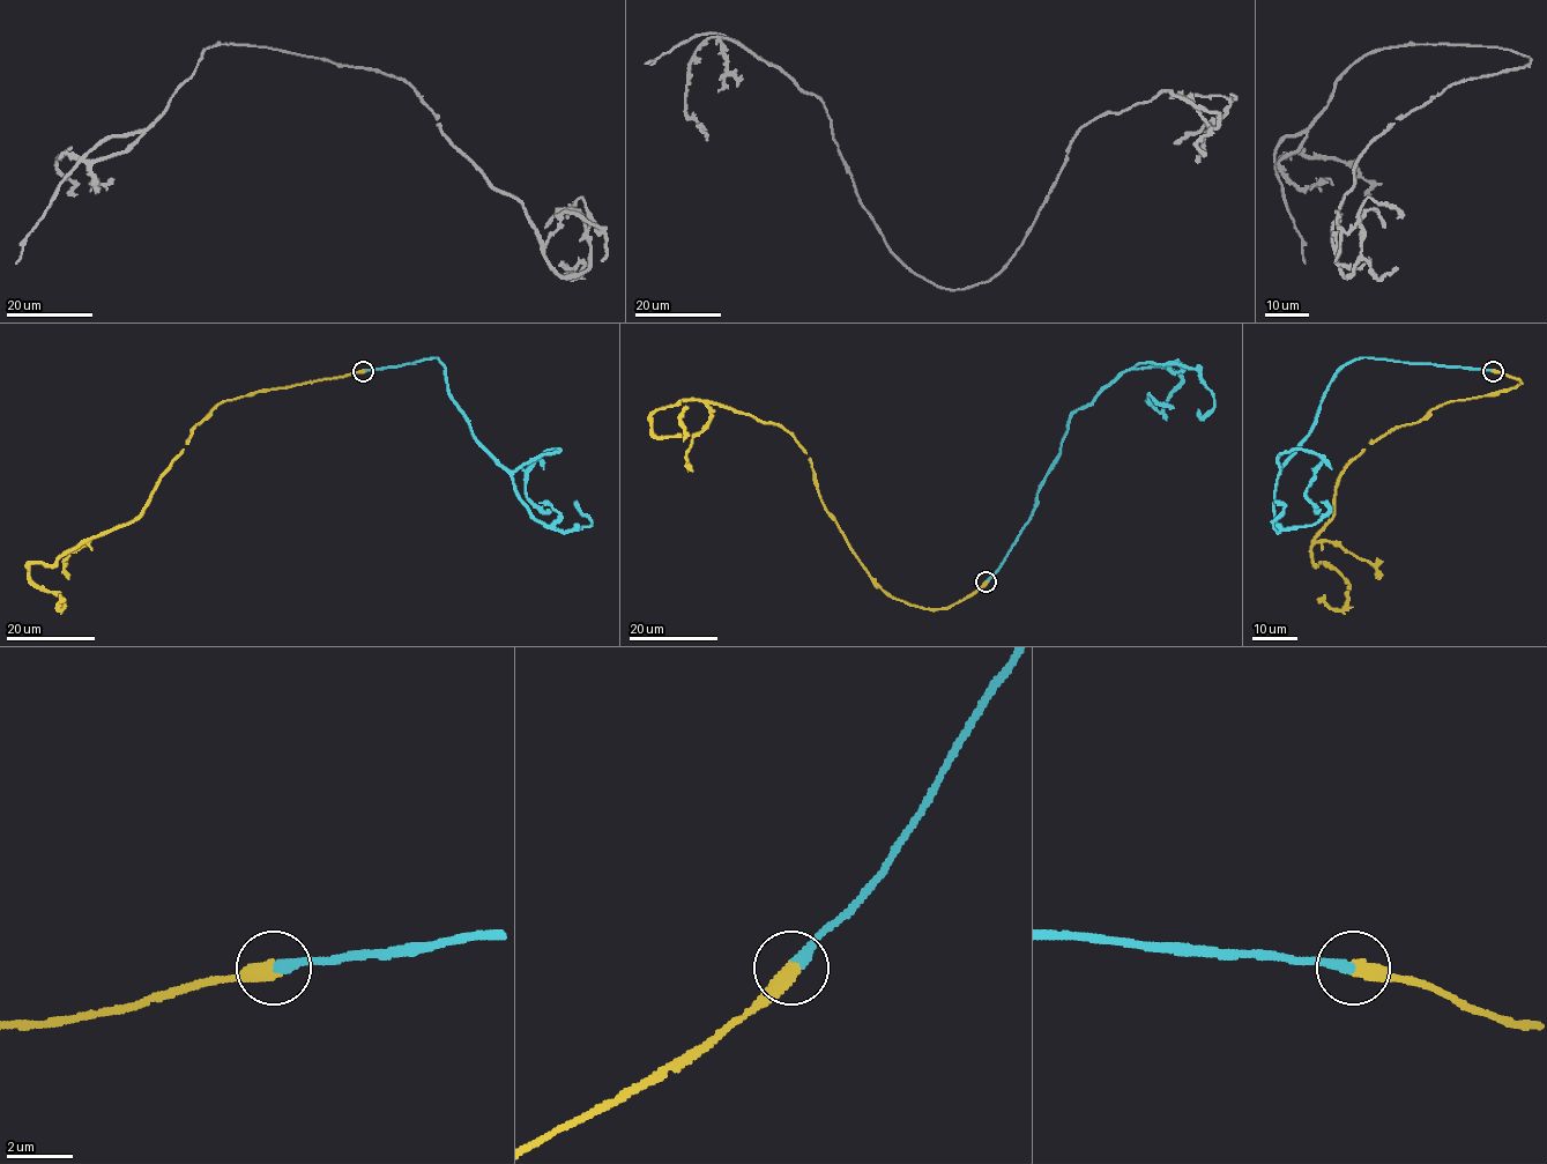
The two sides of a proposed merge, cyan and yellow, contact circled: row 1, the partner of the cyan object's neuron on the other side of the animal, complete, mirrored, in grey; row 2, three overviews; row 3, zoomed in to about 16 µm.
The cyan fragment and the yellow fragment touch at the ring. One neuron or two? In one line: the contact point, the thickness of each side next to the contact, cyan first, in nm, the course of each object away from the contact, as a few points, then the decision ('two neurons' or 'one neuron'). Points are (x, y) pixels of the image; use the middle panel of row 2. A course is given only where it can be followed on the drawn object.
place (986, 582); calibres 320 and 440 nm; course cyan (987, 583), (1032, 513), (1072, 413), (1124, 371), (1162, 367), (1181, 385), (1158, 412), (1148, 400), (1174, 408); course yellow (987, 583), (941, 609), (890, 597), (793, 436), (698, 400), (659, 408), (652, 431), (684, 437), (688, 407); one neuron

